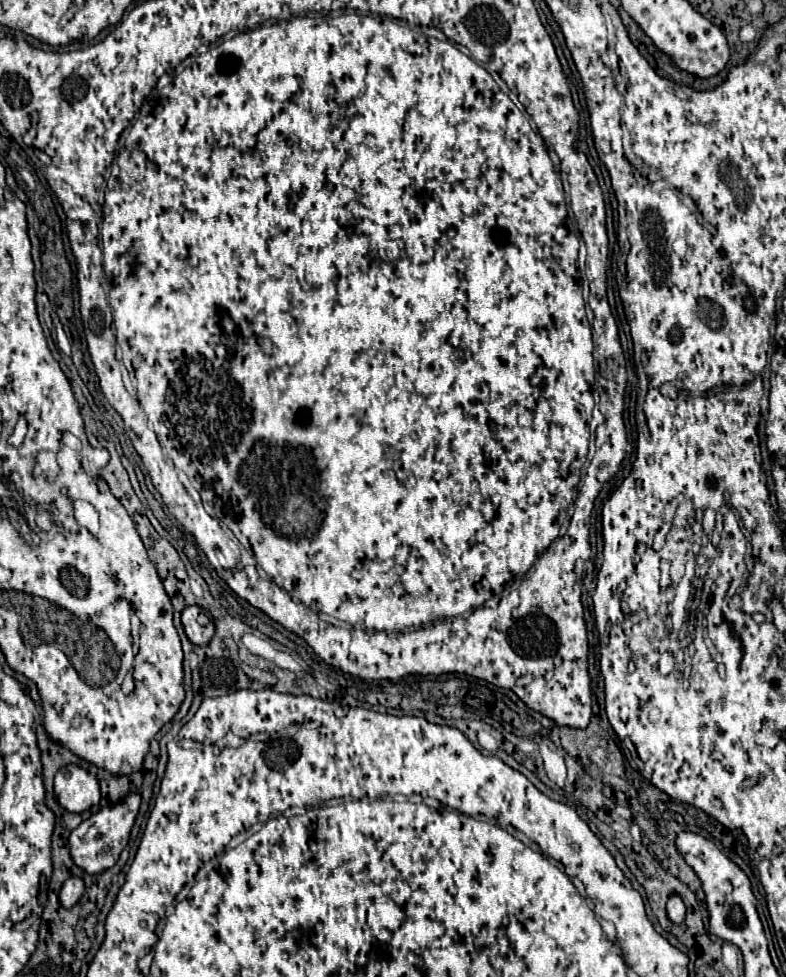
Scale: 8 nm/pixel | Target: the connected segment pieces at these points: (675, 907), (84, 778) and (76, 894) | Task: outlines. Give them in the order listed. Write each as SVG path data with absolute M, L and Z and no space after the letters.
M671 895L669 903L667 903L667 917L675 925L679 925L679 923L685 921L685 913L687 913L687 909L685 909L685 903L681 901L681 897L679 895Z
M67 765L63 767L57 775L55 775L55 797L59 801L59 805L65 811L71 813L85 813L89 811L93 805L99 805L99 783L95 777L91 777L85 769L77 767L77 765Z
M69 877L69 879L63 883L61 891L59 891L59 903L69 909L69 907L73 907L73 905L81 899L83 891L85 891L83 881L81 881L79 877Z

